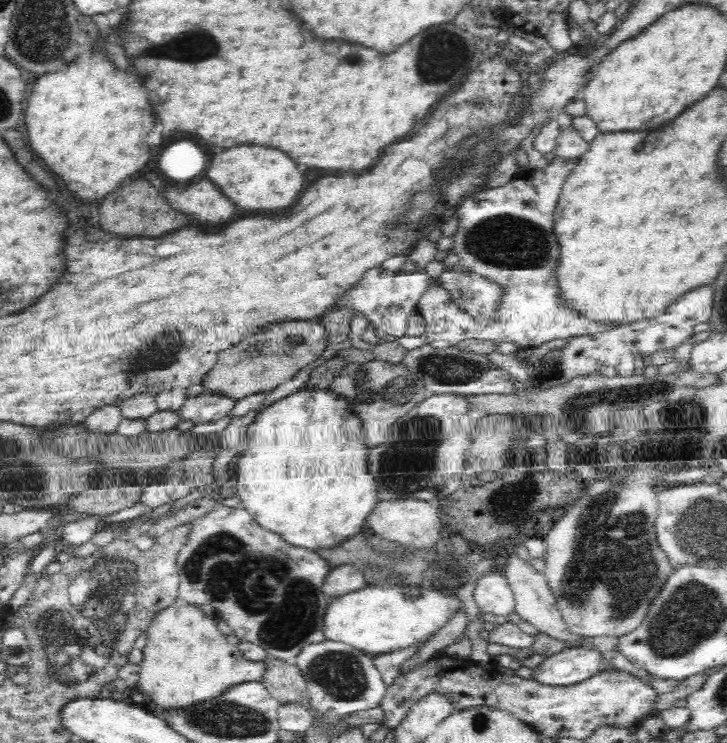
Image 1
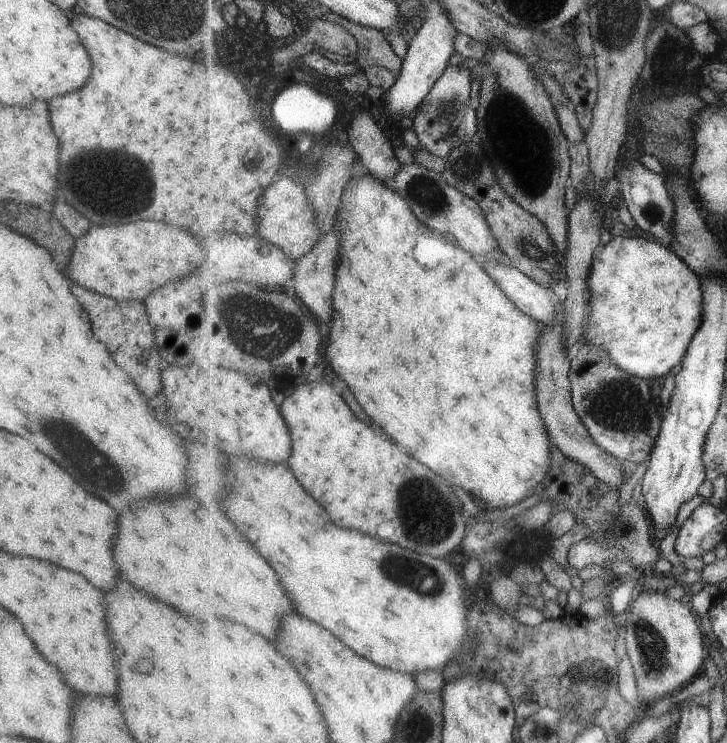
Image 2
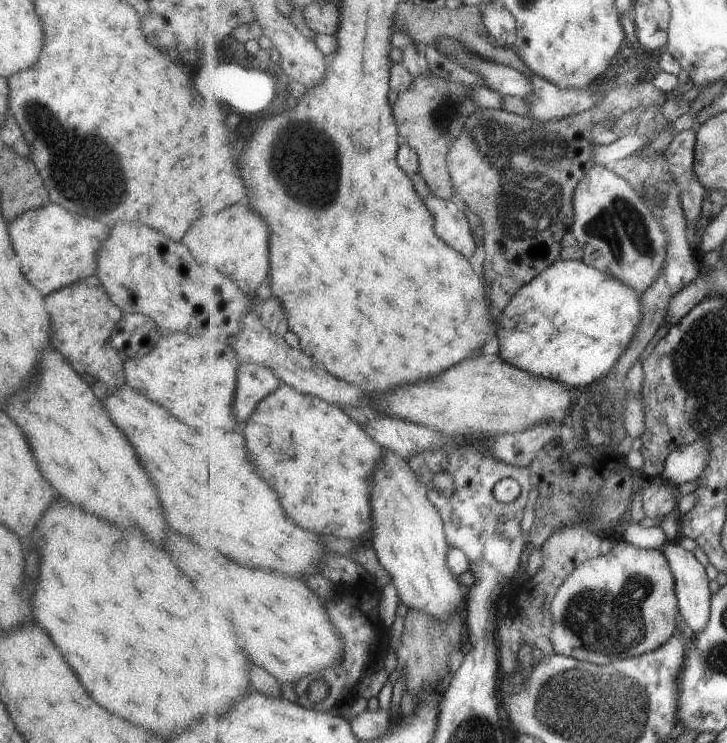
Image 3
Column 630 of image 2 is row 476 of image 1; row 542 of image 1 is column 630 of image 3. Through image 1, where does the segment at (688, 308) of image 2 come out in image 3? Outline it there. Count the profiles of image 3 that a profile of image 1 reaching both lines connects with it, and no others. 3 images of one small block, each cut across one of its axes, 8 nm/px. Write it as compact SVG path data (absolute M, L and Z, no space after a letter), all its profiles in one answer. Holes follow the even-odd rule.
M557 259L528 285L518 290L504 310L497 338L501 356L517 368L537 377L581 388L605 377L631 344L642 319L642 295L624 282L583 261Z

